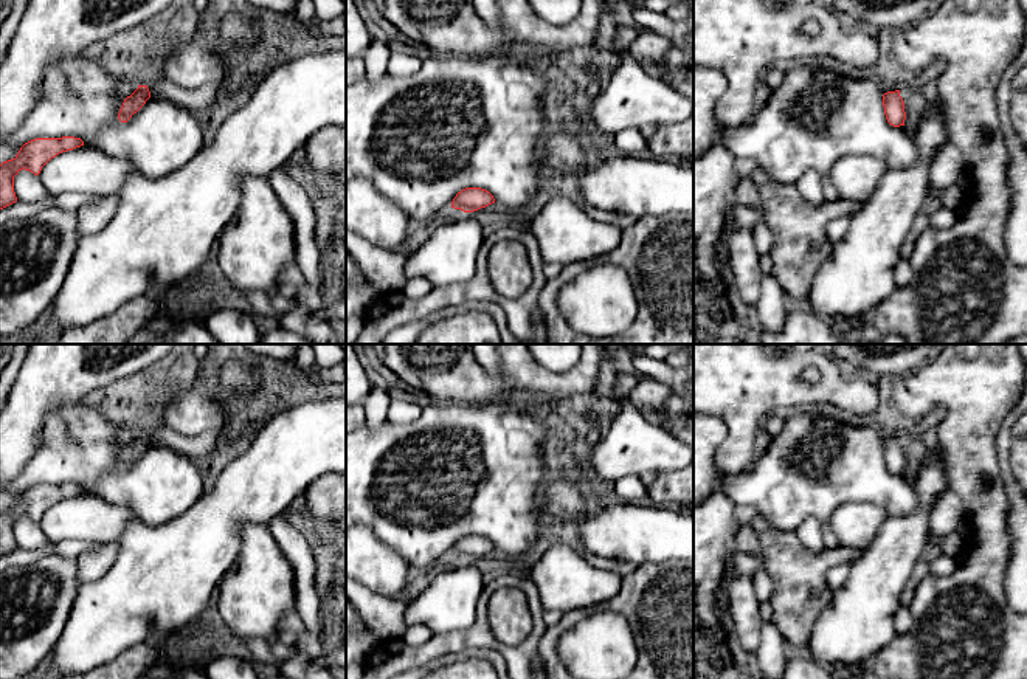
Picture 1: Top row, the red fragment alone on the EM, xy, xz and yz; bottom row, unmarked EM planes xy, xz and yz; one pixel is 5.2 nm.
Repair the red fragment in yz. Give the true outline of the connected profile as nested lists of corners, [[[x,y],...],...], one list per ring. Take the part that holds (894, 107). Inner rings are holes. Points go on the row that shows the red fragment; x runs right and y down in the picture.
[[[900,90],[884,93],[883,107],[886,119],[890,126],[894,127],[904,126],[906,112],[904,112],[904,102],[900,96]]]

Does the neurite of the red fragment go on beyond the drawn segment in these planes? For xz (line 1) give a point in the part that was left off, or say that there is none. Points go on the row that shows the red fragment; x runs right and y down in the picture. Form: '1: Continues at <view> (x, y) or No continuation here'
1: No continuation here

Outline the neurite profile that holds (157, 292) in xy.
[[[195,273],[195,274],[189,276],[186,281],[180,282],[178,285],[164,285],[164,287],[155,285],[147,290],[146,296],[163,302],[163,299],[168,296],[169,291],[183,288],[183,287],[189,287],[195,282],[206,284],[209,287],[208,281],[203,279],[199,273]]]

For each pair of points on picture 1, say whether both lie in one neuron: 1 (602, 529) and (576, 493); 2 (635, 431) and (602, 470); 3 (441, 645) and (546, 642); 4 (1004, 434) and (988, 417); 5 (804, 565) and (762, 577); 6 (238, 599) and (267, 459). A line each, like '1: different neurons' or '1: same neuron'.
1: different neurons
2: same neuron
3: different neurons
4: different neurons
5: different neurons
6: different neurons

